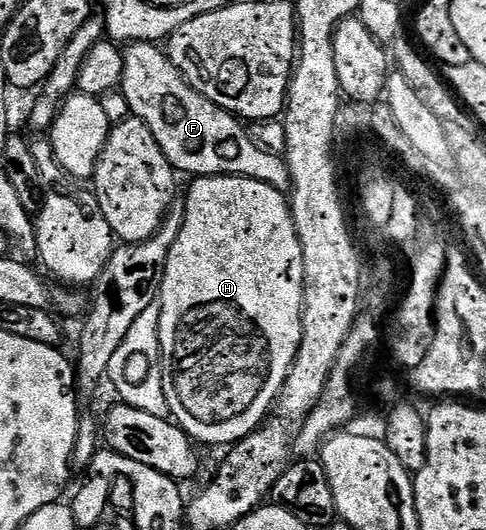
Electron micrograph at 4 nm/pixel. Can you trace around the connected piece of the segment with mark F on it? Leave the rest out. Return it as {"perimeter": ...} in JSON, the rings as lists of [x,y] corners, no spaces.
{"perimeter":[[[131,44],[125,49],[120,91],[131,113],[152,130],[152,138],[164,150],[164,158],[168,158],[175,173],[187,172],[190,178],[243,176],[285,193],[292,188],[292,174],[285,159],[261,148],[239,117],[194,89],[158,44]]]}

